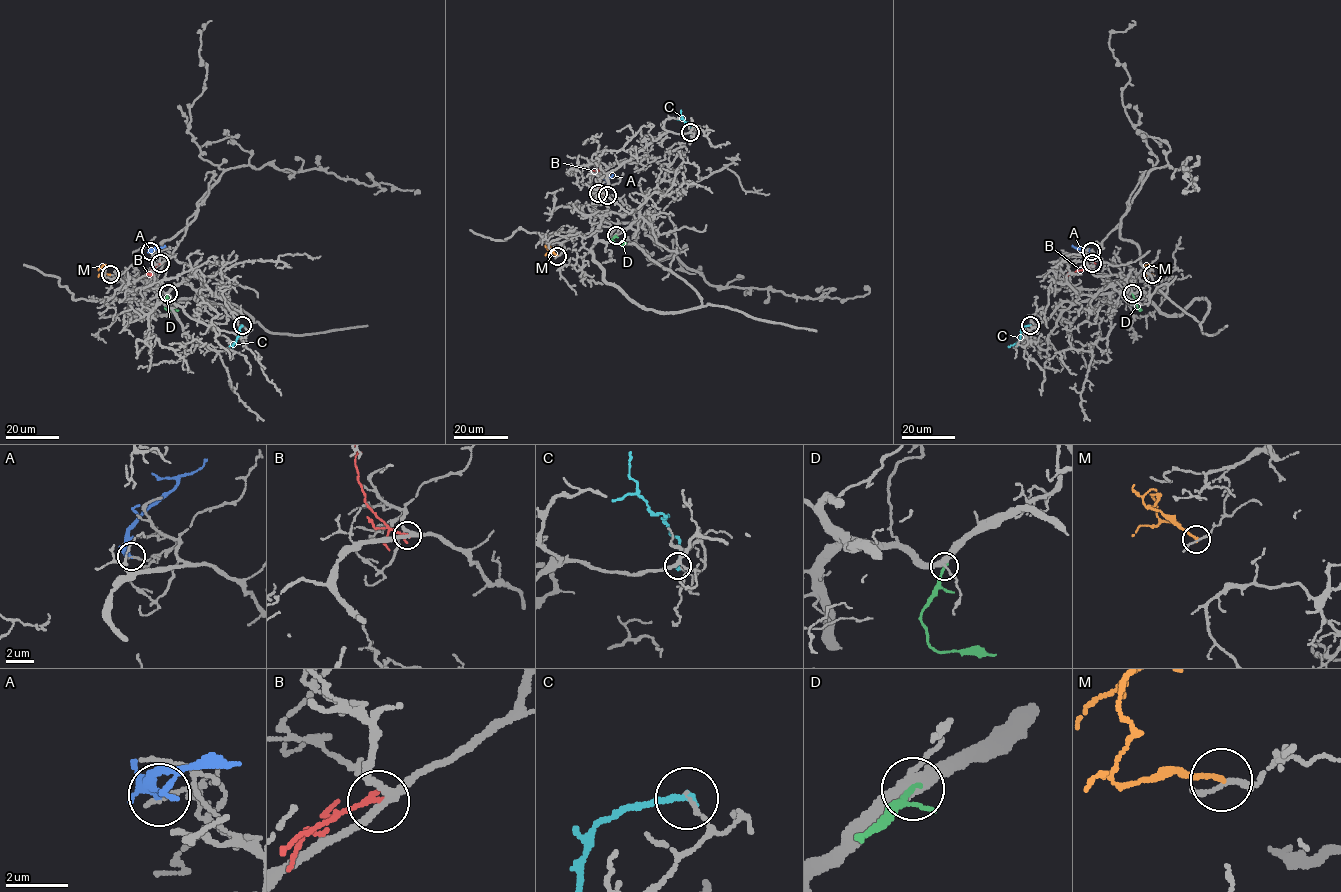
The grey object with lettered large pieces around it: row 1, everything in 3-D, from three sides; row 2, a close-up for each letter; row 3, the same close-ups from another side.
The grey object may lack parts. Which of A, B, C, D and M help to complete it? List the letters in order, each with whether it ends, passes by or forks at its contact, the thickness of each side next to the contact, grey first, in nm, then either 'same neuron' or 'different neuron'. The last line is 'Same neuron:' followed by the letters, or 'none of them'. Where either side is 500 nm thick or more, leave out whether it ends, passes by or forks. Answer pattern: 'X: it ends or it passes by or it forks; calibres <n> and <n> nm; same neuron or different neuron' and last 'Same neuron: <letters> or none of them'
A: it passes by; calibres 160 and 320 nm; different neuron
B: it ends; calibres 240 and 180 nm; different neuron
C: it ends; calibres 110 and 260 nm; different neuron
D: it ends; calibres 380 and 160 nm; different neuron
M: it ends; calibres 140 and 160 nm; different neuron
Same neuron: none of them

